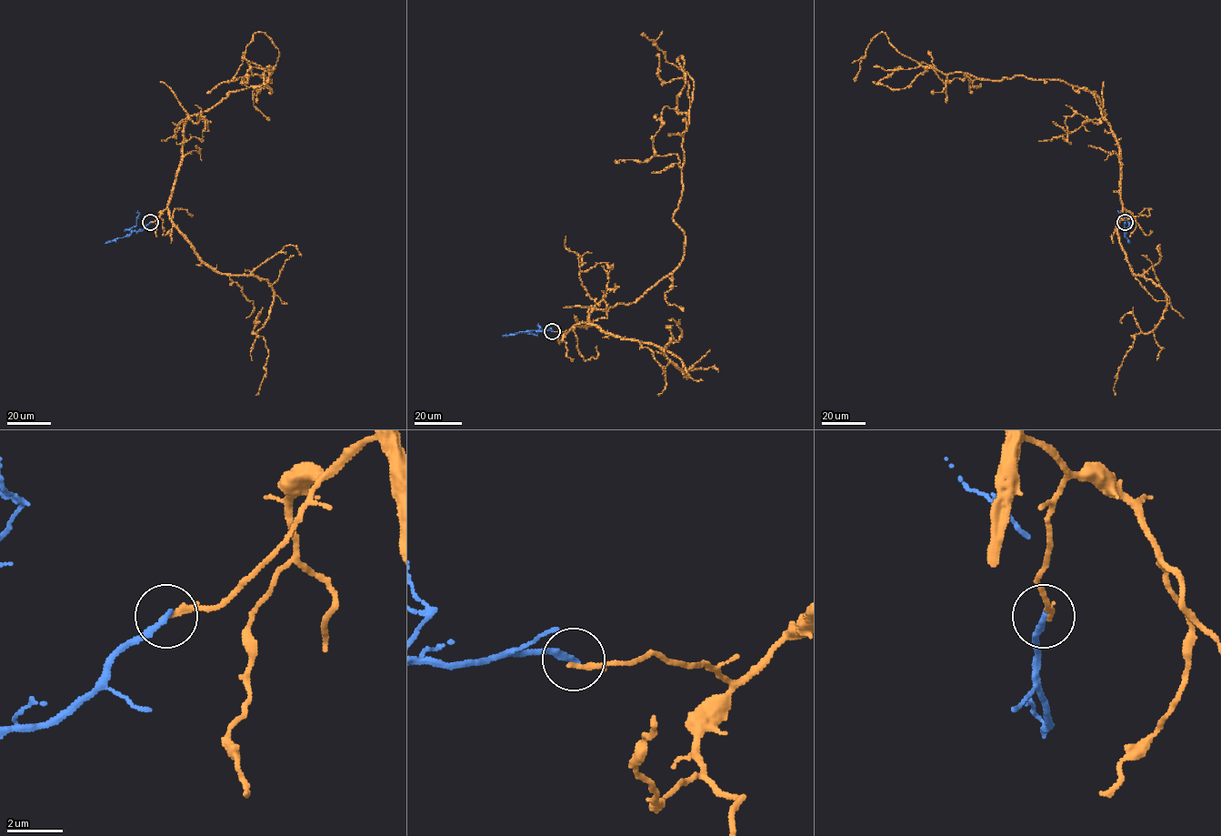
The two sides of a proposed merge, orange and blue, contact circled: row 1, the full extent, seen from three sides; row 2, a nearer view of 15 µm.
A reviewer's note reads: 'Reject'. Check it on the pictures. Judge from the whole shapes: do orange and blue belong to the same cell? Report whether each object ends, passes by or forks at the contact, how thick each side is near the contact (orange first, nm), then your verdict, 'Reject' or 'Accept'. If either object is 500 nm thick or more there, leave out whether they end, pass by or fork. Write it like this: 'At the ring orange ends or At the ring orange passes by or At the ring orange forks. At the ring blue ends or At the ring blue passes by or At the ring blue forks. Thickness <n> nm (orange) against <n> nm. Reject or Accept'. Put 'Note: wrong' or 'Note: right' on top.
Note: right
At the ring orange ends. At the ring blue ends. Thickness 200 nm (orange) against 240 nm. Reject

